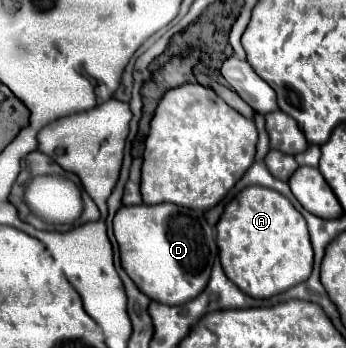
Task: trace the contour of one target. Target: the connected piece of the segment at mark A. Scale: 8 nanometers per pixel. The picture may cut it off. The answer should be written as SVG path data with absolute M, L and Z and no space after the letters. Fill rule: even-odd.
M246 187L224 209L218 225L220 263L226 277L246 295L266 299L304 283L314 267L306 219L274 189Z

